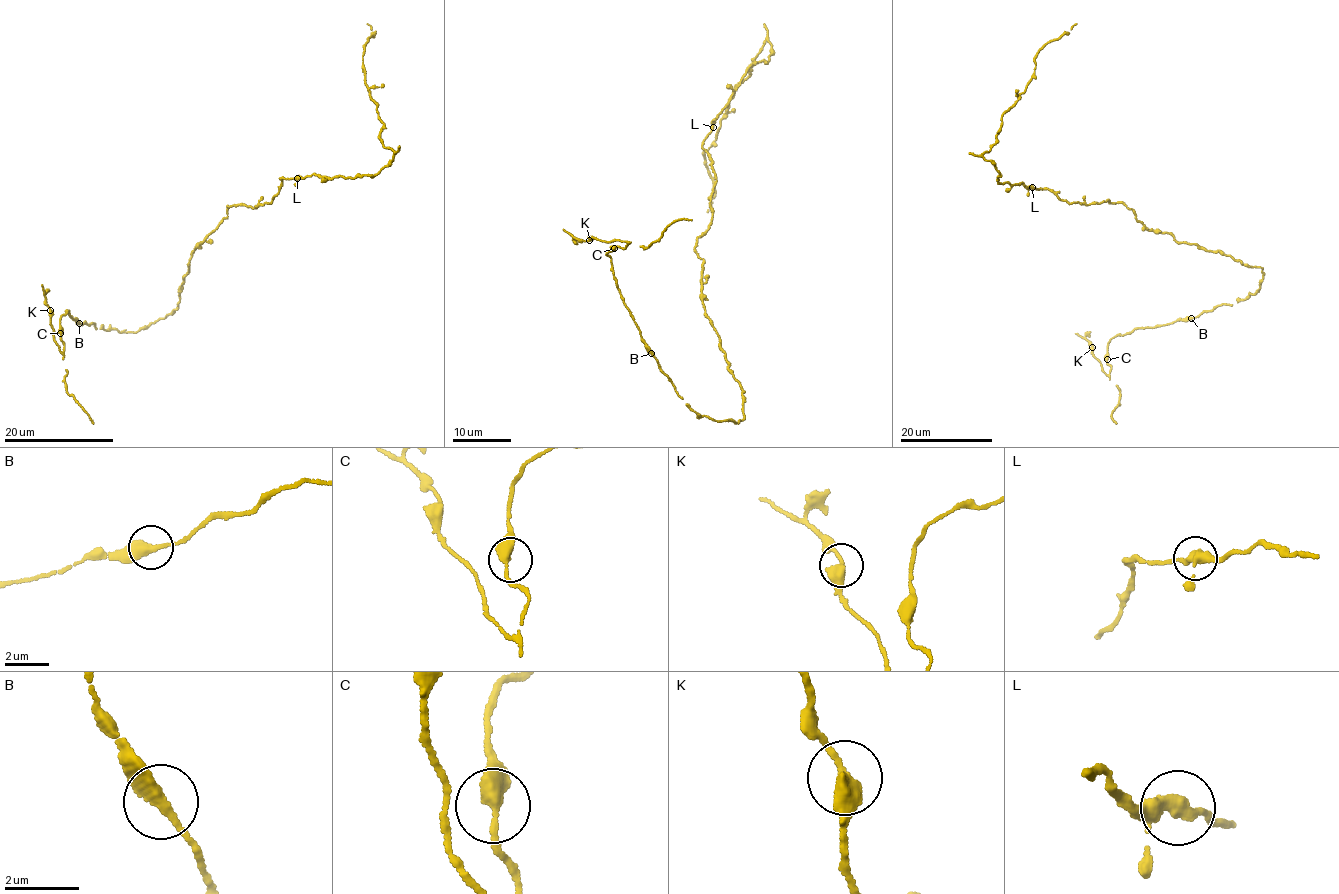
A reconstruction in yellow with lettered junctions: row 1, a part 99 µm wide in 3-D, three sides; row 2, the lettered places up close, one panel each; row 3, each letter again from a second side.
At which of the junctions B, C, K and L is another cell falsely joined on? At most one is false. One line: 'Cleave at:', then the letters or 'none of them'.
Cleave at: K

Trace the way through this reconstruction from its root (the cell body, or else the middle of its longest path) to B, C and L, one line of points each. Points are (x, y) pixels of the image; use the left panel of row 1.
B: (211, 232), (195, 247), (189, 272), (179, 289), (178, 304), (166, 316), (134, 332), (79, 323)
C: (211, 232), (195, 247), (178, 304), (166, 316), (120, 332), (81, 324), (69, 310), (60, 333)
L: (211, 232), (228, 216), (230, 205), (243, 204), (254, 208), (271, 203), (281, 185), (280, 178), (297, 178)

